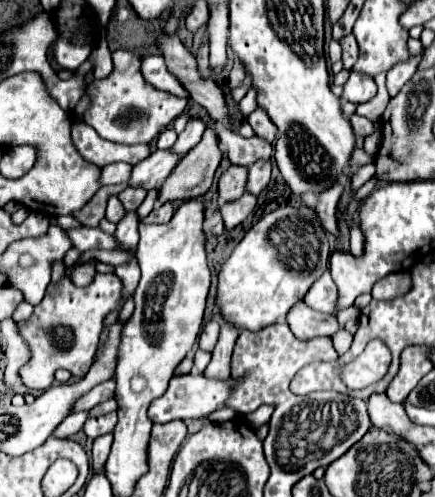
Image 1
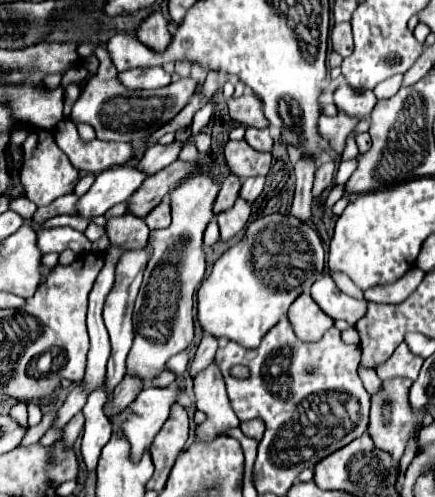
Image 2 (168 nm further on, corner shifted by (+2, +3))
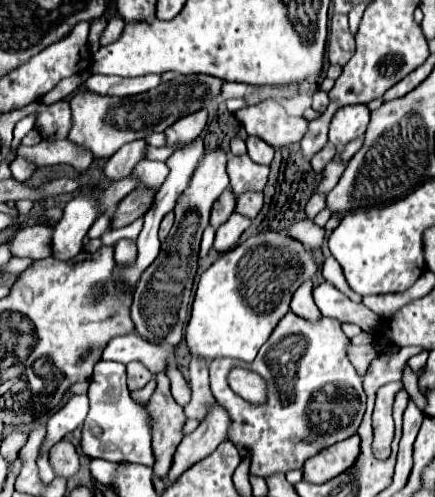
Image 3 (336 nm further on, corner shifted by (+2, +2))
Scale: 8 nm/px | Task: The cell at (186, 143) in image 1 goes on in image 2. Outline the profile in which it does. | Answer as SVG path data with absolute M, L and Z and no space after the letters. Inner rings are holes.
M174 142L168 146L156 144L144 152L142 160L136 166L140 166L142 170L148 170L148 176L152 176L158 170L166 168L168 164L172 164L178 158L178 154L180 154L180 142Z

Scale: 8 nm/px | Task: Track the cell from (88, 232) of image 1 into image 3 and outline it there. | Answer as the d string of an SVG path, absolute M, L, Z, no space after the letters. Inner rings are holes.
M50 225L22 227L12 237L10 247L16 257L46 259L52 255L52 227Z

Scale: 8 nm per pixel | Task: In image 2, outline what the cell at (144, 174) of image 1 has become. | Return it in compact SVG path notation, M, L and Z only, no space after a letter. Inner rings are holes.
M118 166L104 170L96 176L92 188L84 196L80 196L74 214L88 220L104 216L112 206L126 202L144 180L146 174L136 170L134 166Z

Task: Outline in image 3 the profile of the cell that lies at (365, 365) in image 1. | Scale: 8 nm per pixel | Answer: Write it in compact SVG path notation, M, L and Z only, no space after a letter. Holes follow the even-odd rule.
M292 311L280 319L276 331L270 335L268 343L260 349L254 363L246 365L254 373L258 373L266 381L268 399L262 405L254 405L238 397L230 387L224 375L236 365L234 359L212 359L210 361L210 387L216 397L216 401L224 403L224 407L230 413L232 419L232 431L230 439L240 441L244 447L252 449L252 465L250 473L256 477L270 477L274 473L288 473L292 469L302 469L304 461L312 455L320 453L322 449L340 443L354 435L362 423L364 411L366 411L366 393L362 389L362 379L358 377L356 369L352 367L348 355L346 355L346 341L350 341L344 331L340 329L338 319L322 317L318 323L308 323L306 319L300 319Z

